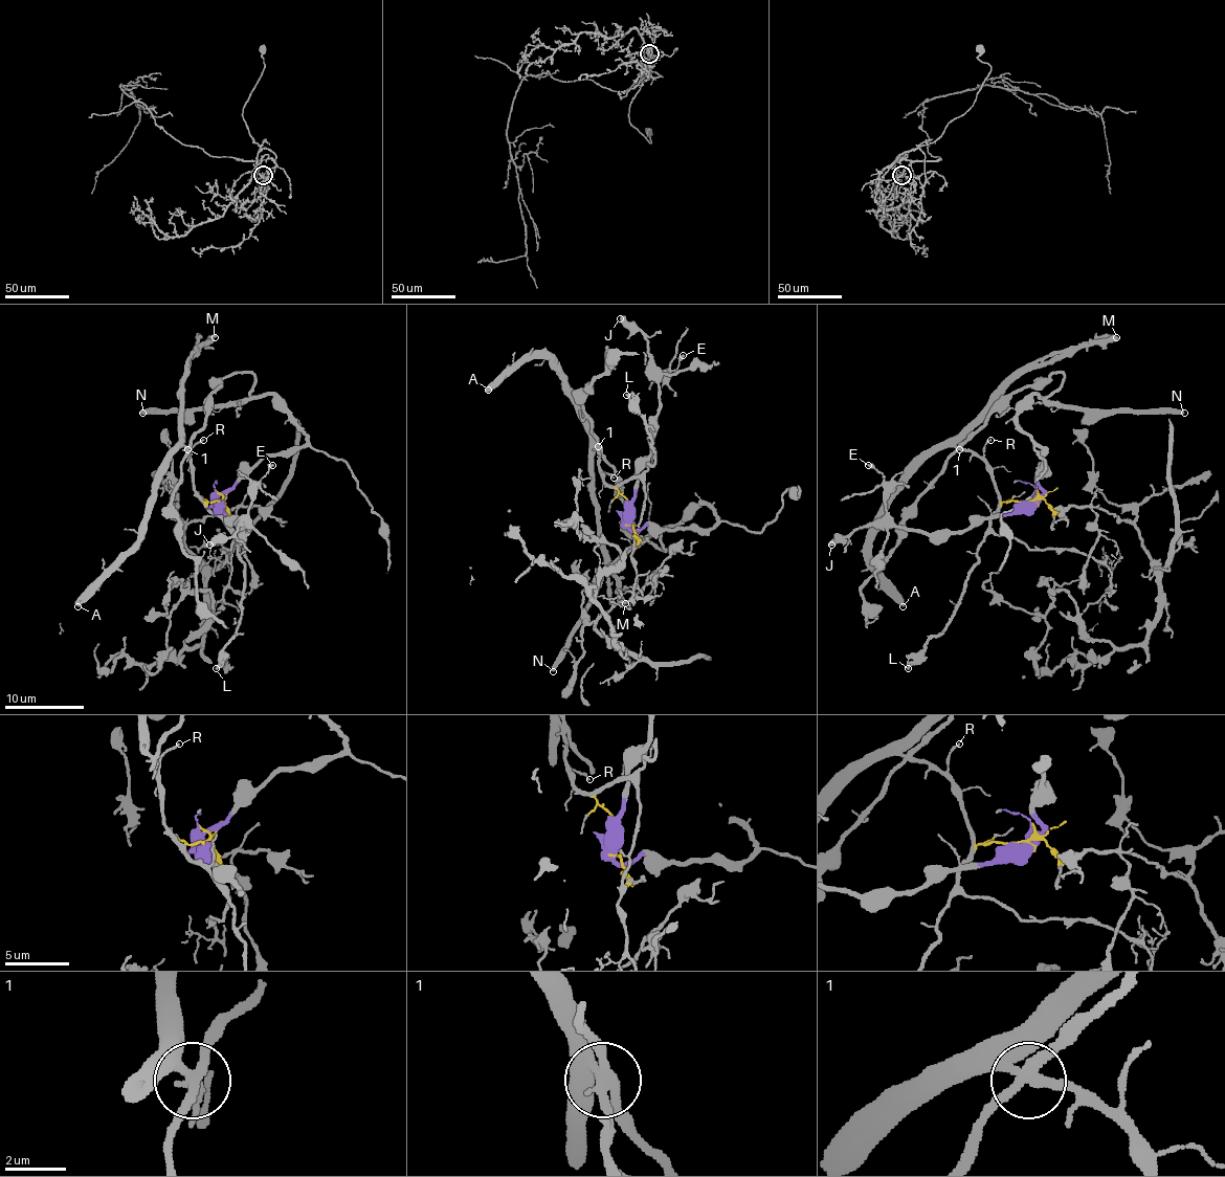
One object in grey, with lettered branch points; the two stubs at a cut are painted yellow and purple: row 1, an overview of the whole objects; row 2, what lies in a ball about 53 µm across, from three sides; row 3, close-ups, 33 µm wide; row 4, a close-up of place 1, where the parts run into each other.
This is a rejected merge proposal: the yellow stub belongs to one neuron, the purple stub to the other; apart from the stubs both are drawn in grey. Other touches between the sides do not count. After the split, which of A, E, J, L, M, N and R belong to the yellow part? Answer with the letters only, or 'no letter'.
A, L, M, R

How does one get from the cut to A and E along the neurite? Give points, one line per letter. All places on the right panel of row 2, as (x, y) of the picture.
A: (1031, 501), (1001, 501), (981, 459), (955, 447), (937, 449), (893, 496), (871, 545), (871, 573), (904, 606)
E: (1031, 501), (1017, 505), (1009, 513), (983, 516), (961, 531), (906, 531), (886, 509), (886, 481), (867, 465)

